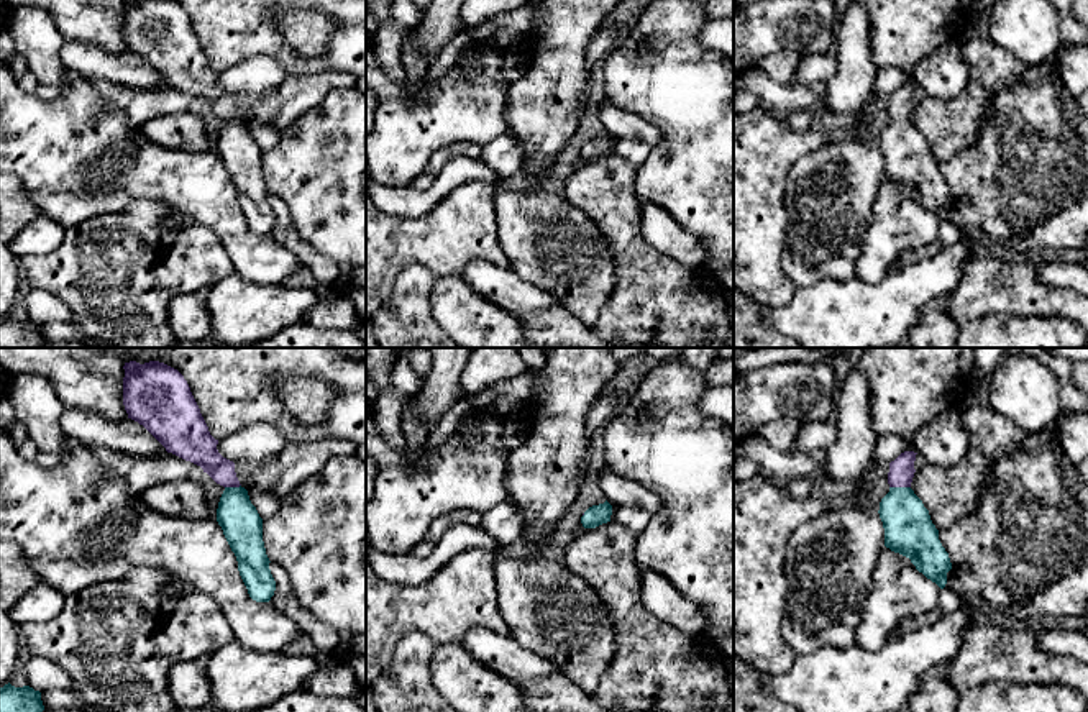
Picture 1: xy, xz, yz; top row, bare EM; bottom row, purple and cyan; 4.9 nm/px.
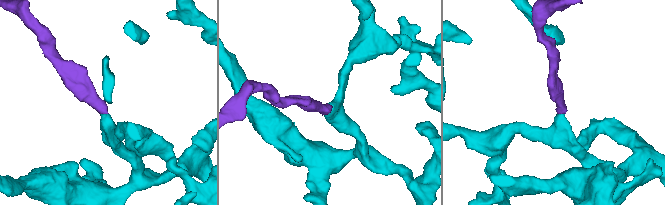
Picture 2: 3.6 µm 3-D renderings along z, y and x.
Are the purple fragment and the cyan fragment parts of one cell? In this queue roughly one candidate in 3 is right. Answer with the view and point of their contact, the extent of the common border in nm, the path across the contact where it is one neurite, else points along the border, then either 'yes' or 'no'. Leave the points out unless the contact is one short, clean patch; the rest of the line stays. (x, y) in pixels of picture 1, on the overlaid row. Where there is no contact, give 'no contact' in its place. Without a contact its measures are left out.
yz (900, 486) | 100 nm | yes

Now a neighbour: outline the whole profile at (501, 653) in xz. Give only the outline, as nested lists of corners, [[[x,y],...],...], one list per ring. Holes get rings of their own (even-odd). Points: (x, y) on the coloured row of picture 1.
[[[471,628],[459,646],[482,666],[515,684],[561,674],[550,660],[522,648],[510,635],[499,635],[487,628]]]

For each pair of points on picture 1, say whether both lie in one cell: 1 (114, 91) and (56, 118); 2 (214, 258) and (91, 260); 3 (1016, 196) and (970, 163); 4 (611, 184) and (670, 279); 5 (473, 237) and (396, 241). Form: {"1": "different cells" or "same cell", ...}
{"1": "different cells", "2": "same cell", "3": "same cell", "4": "same cell", "5": "same cell"}

